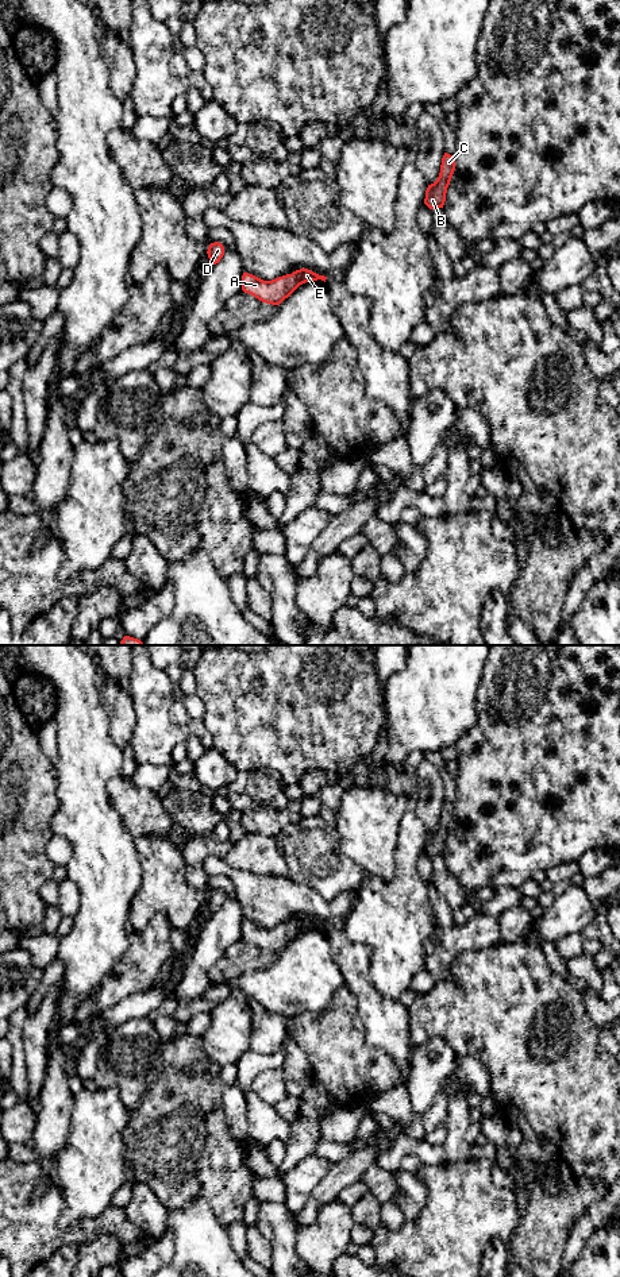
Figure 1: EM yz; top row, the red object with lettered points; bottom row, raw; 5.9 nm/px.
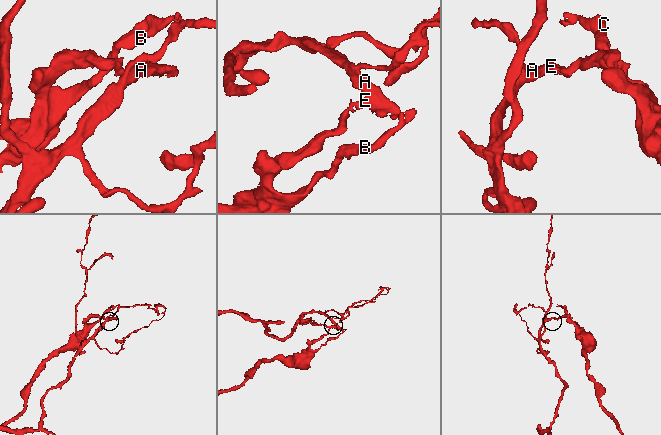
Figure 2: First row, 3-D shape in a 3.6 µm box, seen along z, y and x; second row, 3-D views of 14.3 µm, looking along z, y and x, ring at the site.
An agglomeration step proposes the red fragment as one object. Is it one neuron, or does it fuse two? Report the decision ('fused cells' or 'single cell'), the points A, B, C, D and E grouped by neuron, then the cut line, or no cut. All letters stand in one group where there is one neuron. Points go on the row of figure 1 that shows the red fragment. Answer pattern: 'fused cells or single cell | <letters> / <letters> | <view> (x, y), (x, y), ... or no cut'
fused cells | A D E / B C | yz (319, 276), (322, 278)

